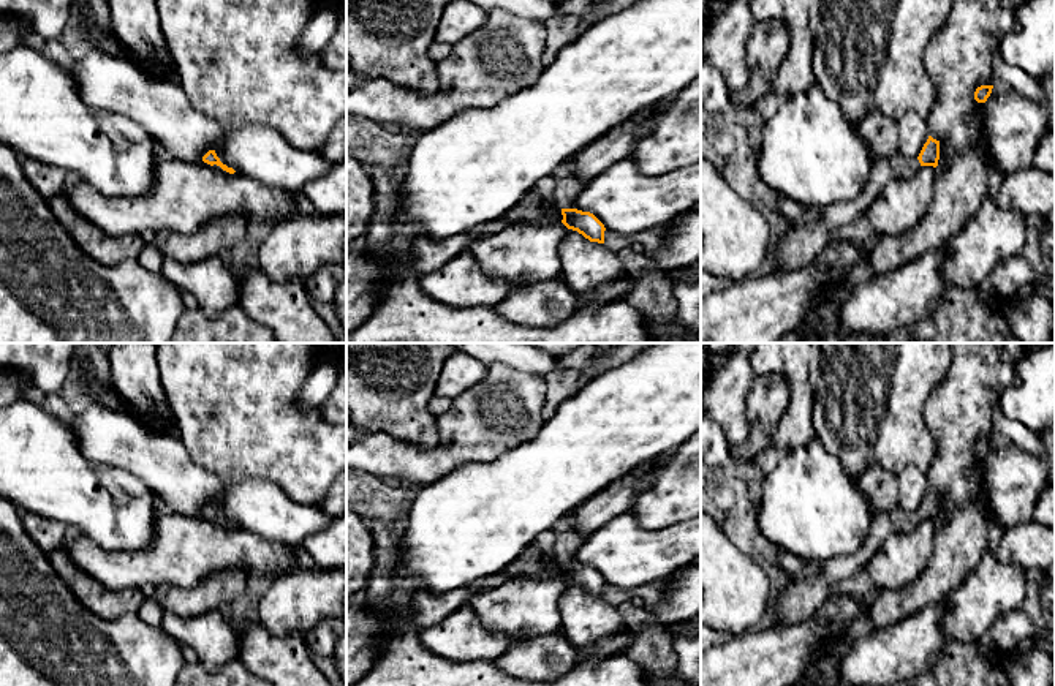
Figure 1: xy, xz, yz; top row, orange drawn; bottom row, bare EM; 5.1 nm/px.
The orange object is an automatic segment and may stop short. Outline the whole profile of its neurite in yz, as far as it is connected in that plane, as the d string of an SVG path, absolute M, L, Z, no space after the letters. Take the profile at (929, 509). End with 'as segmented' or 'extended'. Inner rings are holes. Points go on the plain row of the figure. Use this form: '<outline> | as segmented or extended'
M928 490L917 512L895 507L891 512L875 512L864 545L845 556L837 556L821 564L811 579L796 579L772 604L777 618L770 626L783 626L805 621L815 615L827 601L829 593L838 583L867 566L881 544L892 534L911 533L921 520L938 520L940 495Z | extended

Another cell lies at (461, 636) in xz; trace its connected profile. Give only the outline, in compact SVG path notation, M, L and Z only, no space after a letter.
M468 604L421 629L419 642L438 659L462 664L495 662L511 645L505 634L489 631Z

